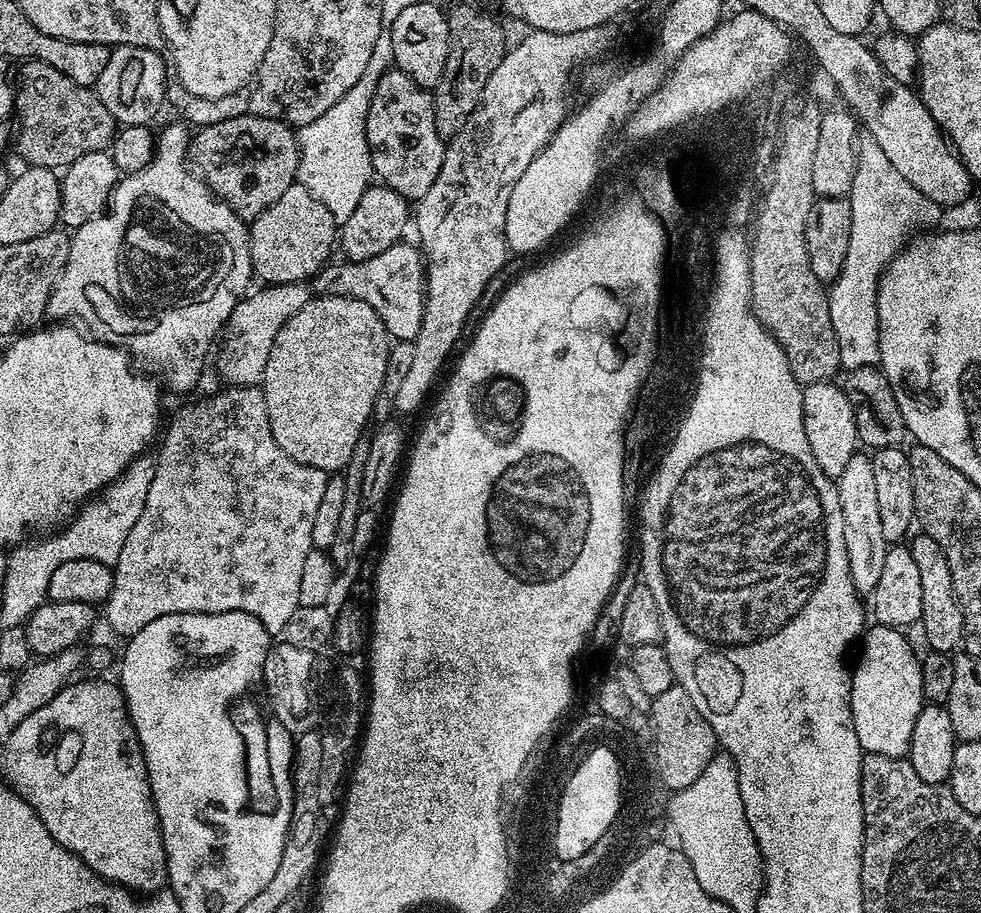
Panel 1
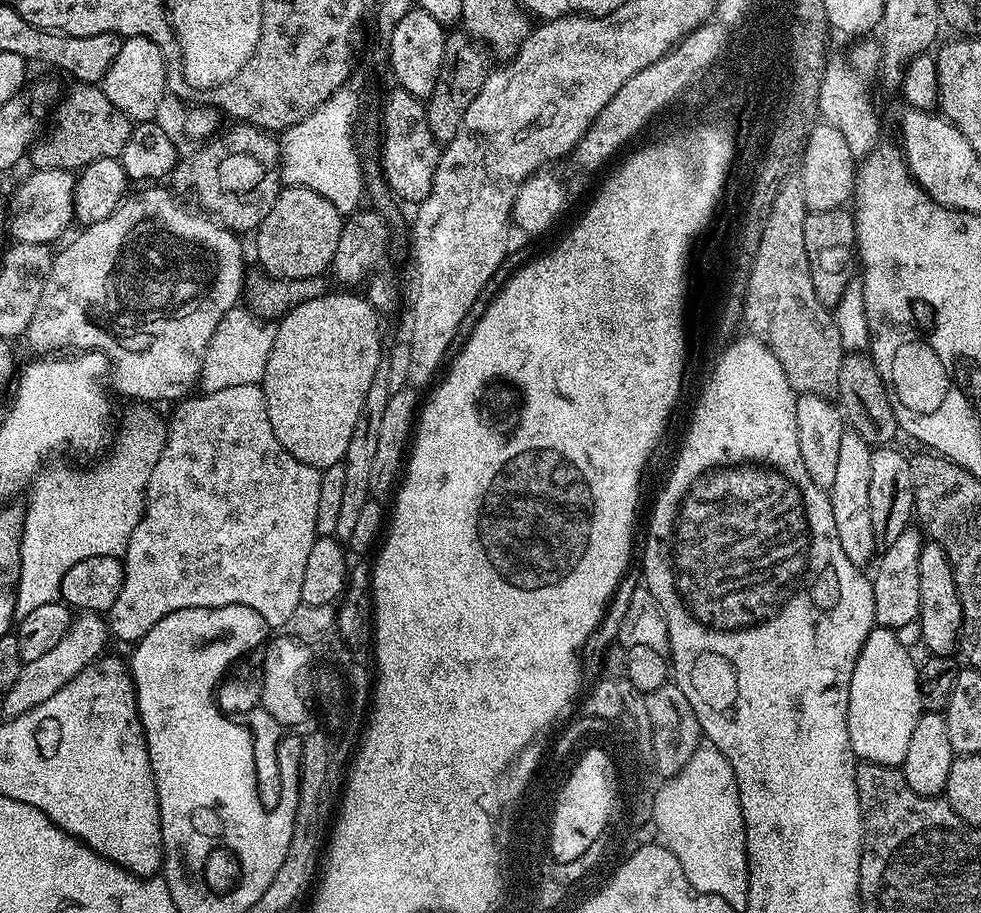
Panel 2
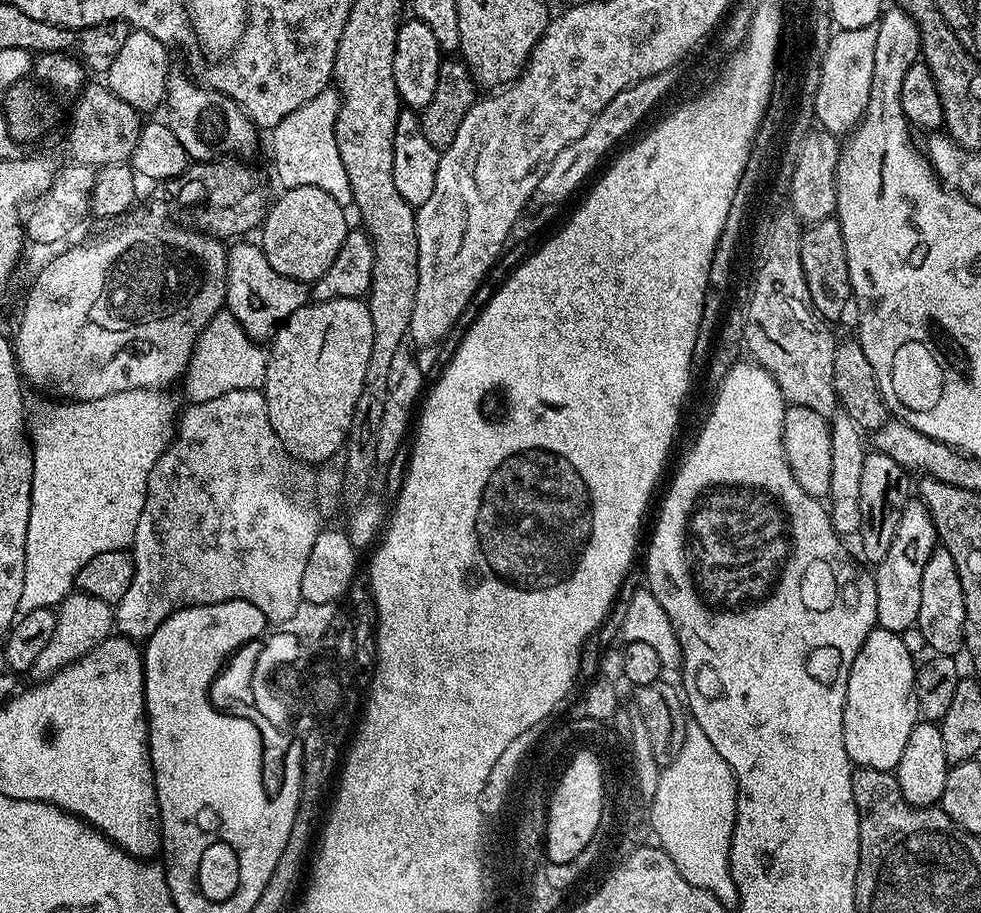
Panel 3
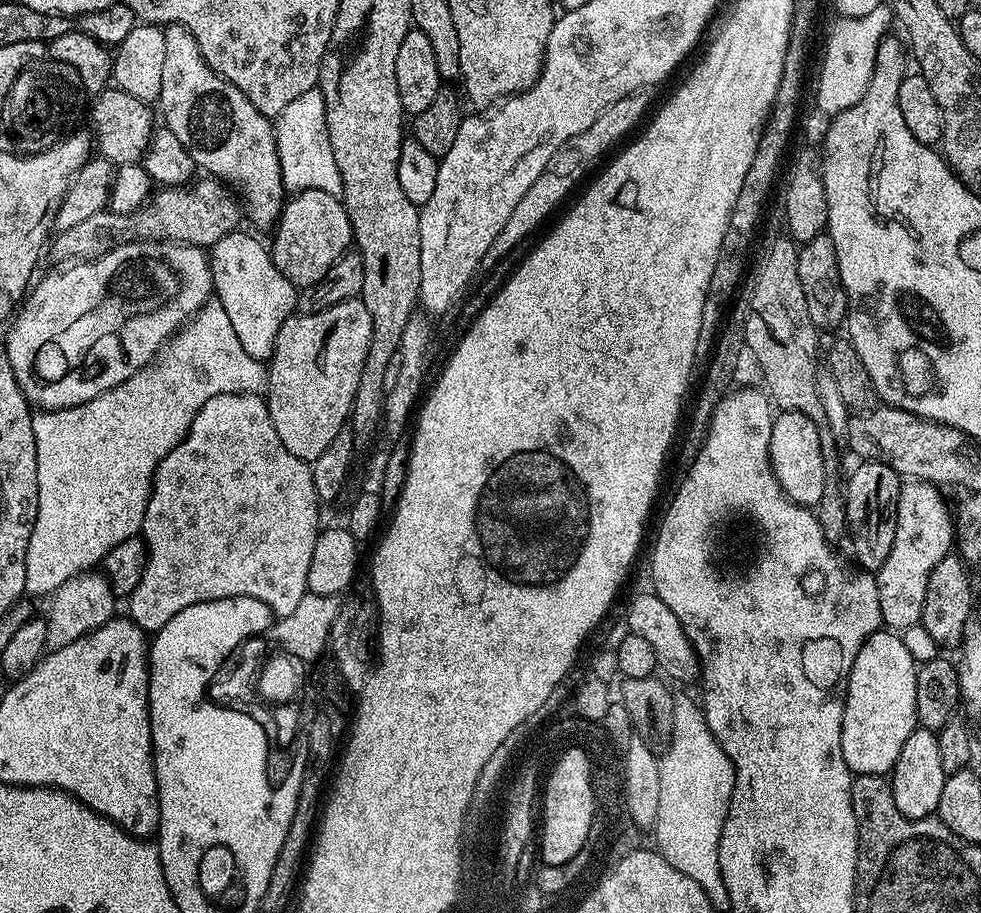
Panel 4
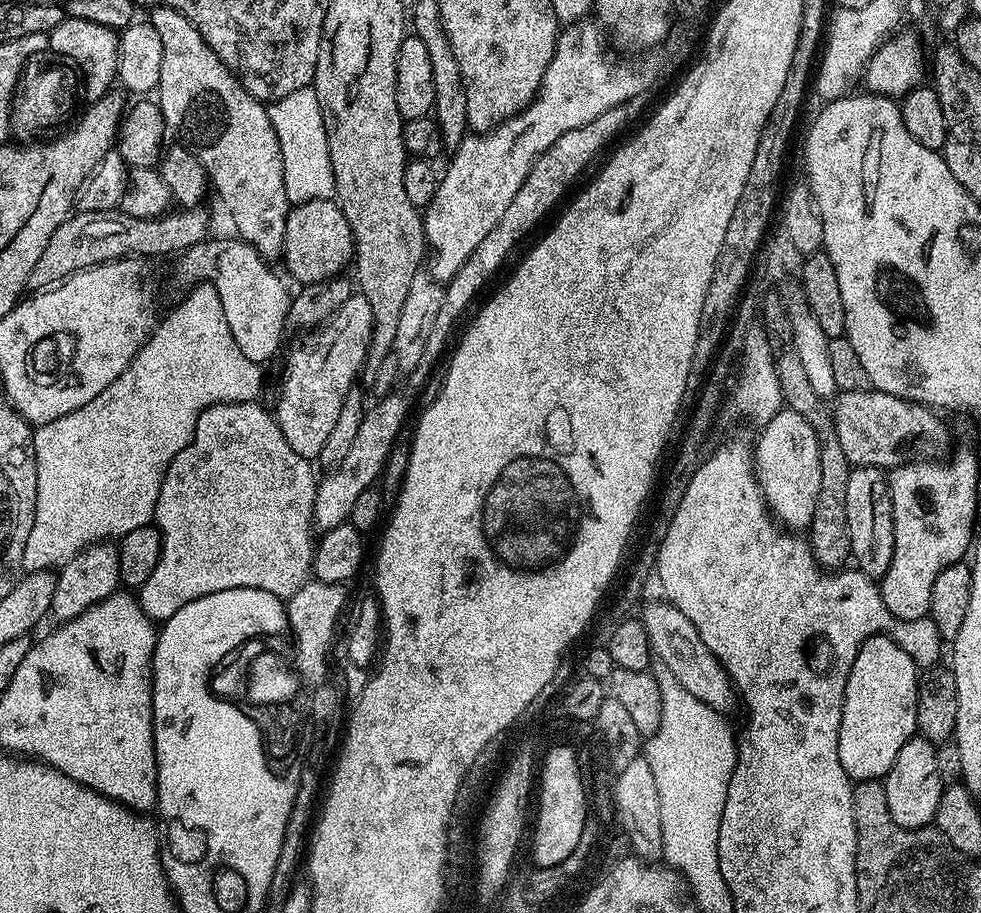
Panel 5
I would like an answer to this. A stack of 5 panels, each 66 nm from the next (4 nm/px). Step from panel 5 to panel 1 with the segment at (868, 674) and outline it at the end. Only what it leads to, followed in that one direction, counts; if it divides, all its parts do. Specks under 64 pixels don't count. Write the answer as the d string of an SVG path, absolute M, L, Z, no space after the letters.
M876 624L863 633L860 657L850 675L854 730L865 753L886 754L890 758L907 757L914 722L918 722L918 714L924 709L926 701L920 660L904 636L907 635L901 629L887 628L884 624Z

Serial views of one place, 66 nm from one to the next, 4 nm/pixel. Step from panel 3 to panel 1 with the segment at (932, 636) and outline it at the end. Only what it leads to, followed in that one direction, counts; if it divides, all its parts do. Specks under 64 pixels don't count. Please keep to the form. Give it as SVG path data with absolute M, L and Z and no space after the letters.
M923 534L913 535L910 547L914 554L914 563L918 565L918 574L922 585L922 614L918 621L924 627L924 640L933 652L955 653L964 642L964 615L960 603L956 601L950 566L946 562L946 554L942 554L942 546L934 542L934 538Z

